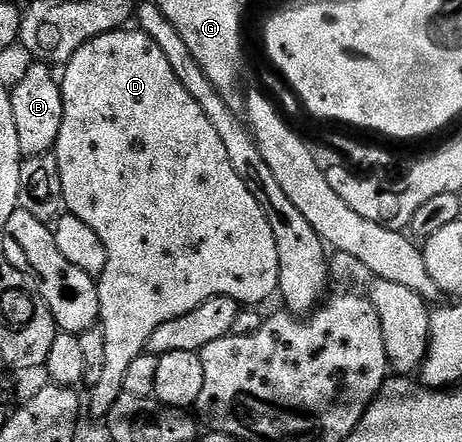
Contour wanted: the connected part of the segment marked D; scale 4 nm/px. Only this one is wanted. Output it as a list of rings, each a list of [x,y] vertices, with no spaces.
[[[124,28],[89,40],[62,67],[61,89],[63,92],[63,119],[61,132],[53,151],[57,164],[61,168],[61,192],[66,213],[77,216],[77,220],[85,220],[97,236],[101,236],[101,244],[105,244],[105,272],[97,279],[99,287],[99,321],[105,332],[105,364],[101,364],[101,377],[97,384],[90,387],[91,414],[99,420],[106,419],[107,413],[117,404],[123,393],[123,377],[129,364],[137,360],[147,349],[149,336],[161,328],[161,324],[169,324],[169,320],[177,320],[177,316],[185,316],[193,312],[205,300],[214,298],[231,298],[240,304],[259,304],[270,294],[274,295],[279,288],[279,261],[277,260],[277,240],[273,240],[273,228],[269,228],[269,220],[265,220],[265,212],[261,212],[261,204],[253,200],[253,192],[245,188],[241,176],[229,164],[229,156],[213,124],[209,124],[209,116],[201,112],[197,100],[181,88],[181,80],[169,65],[165,52],[157,48],[157,44],[144,30]]]

